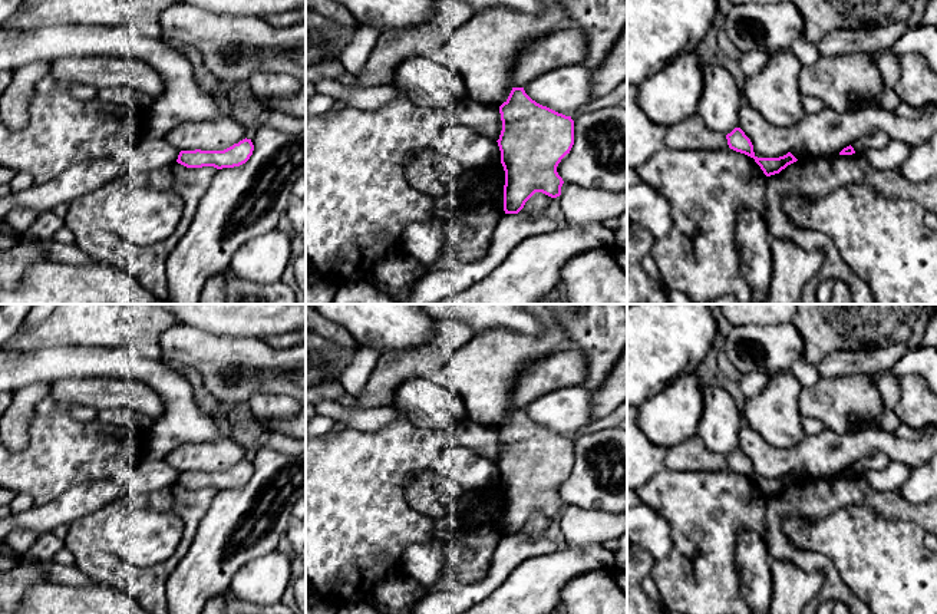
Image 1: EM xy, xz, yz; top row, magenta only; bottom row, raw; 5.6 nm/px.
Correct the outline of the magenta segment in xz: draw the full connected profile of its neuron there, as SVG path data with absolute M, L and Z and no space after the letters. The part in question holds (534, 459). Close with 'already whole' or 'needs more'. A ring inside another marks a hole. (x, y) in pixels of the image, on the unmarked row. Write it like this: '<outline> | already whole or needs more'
M512 409L499 435L505 535L518 535L535 514L560 518L564 502L557 488L574 466L571 438L537 425L524 409Z | already whole

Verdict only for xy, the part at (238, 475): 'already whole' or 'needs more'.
already whole

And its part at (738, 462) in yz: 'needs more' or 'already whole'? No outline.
already whole

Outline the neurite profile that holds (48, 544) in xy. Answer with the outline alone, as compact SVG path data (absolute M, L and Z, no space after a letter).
M43 532L39 535L26 557L33 561L49 561L65 547L65 538L55 532Z

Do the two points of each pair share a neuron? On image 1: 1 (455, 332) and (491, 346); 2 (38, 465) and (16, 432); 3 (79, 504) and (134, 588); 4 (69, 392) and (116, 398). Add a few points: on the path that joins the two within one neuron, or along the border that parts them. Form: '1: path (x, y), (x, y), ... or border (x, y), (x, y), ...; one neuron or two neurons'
1: border (475, 333), (448, 360); two neurons
2: border (35, 413), (29, 425), (27, 444), (15, 451); two neurons
3: border (76, 520), (69, 524); two neurons
4: path (81, 392), (105, 393); one neuron

